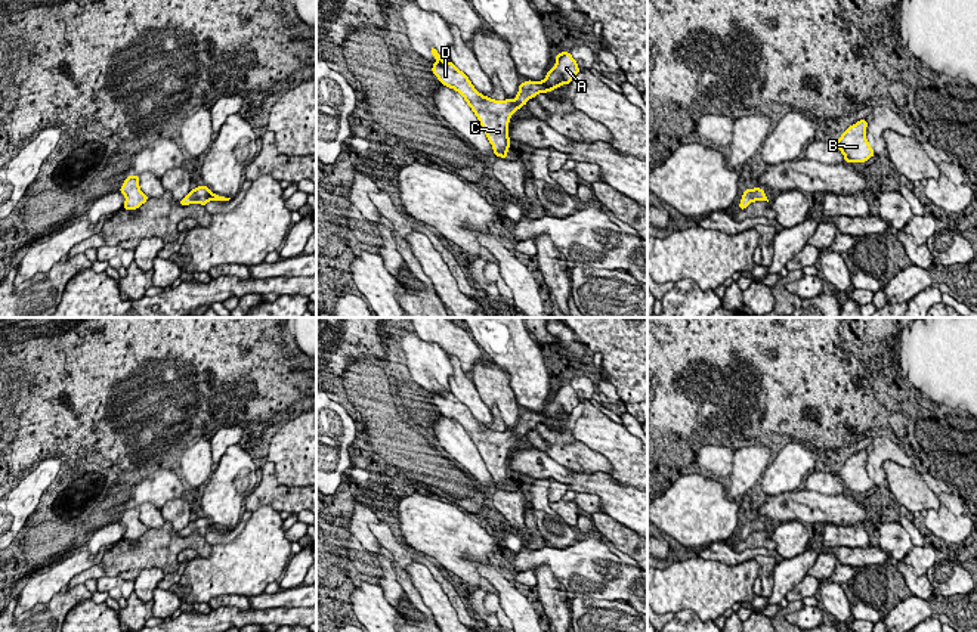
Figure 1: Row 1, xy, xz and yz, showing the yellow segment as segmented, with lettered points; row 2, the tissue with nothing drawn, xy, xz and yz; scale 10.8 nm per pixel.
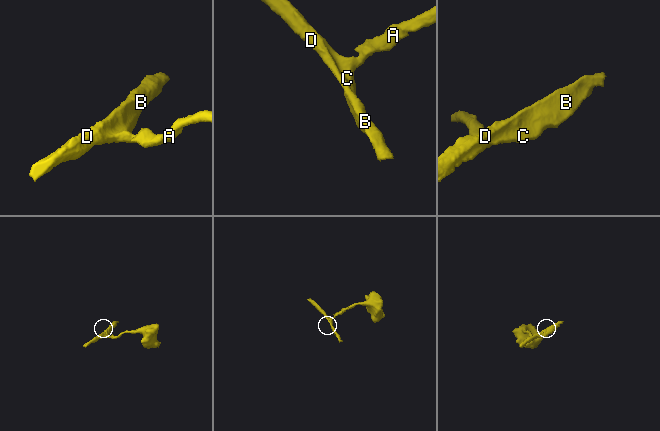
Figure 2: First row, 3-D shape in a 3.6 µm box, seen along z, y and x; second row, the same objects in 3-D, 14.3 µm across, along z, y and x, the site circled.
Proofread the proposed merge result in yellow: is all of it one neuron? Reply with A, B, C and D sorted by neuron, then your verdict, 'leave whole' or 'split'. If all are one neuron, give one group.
A B C D | leave whole

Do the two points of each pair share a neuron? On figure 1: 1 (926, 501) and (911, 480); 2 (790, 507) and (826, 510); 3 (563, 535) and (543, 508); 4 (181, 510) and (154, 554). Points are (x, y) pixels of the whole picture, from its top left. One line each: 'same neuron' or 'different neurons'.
1: same neuron
2: same neuron
3: same neuron
4: different neurons

